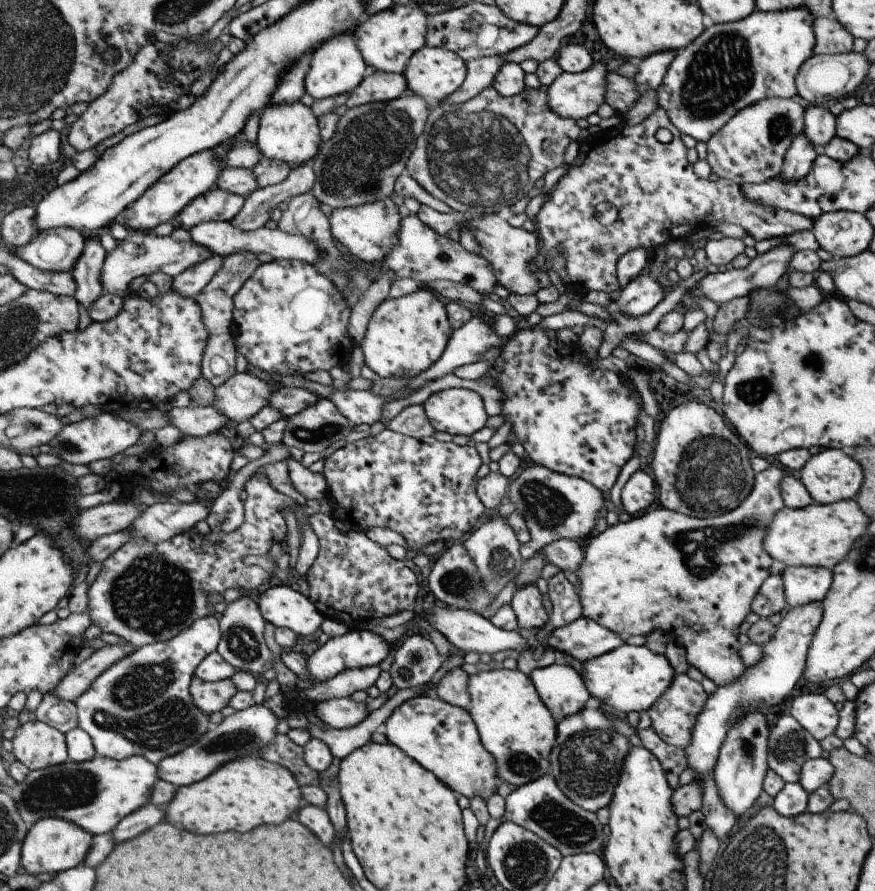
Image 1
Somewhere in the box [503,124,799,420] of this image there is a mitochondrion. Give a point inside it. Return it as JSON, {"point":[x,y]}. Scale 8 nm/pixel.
{"point":[753,390]}

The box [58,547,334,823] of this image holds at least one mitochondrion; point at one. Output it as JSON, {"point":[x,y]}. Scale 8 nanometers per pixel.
{"point":[143,706]}

